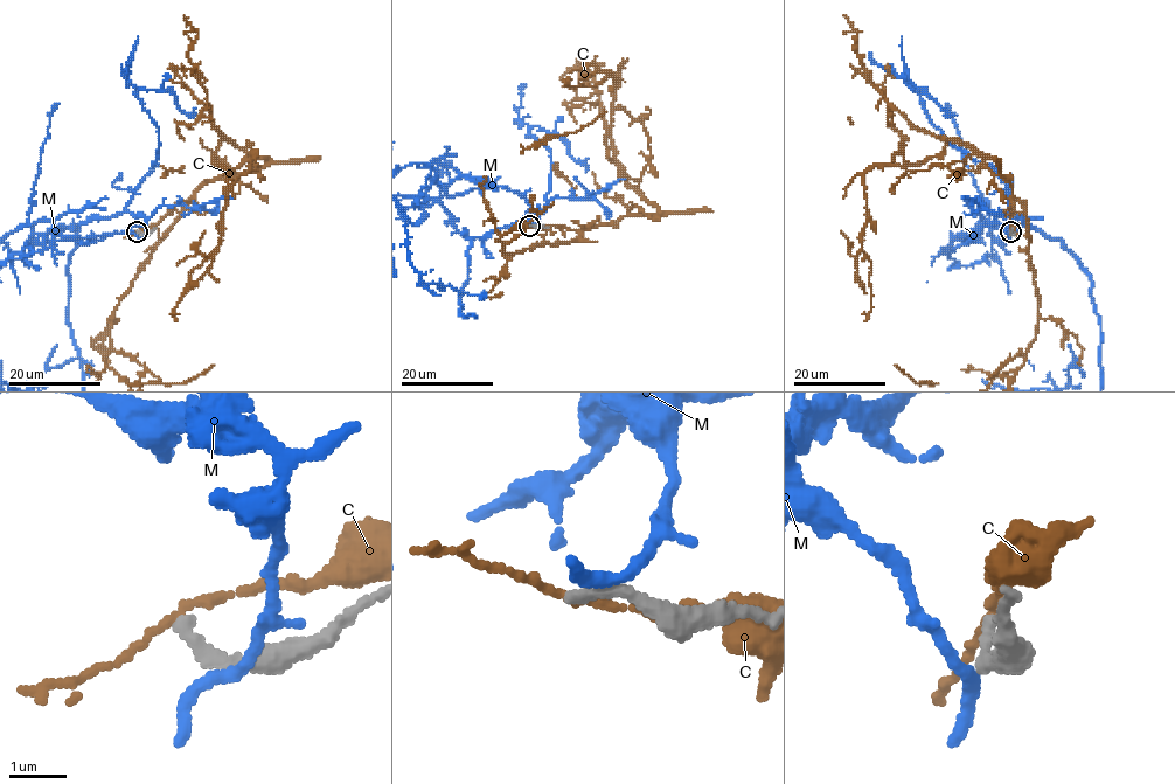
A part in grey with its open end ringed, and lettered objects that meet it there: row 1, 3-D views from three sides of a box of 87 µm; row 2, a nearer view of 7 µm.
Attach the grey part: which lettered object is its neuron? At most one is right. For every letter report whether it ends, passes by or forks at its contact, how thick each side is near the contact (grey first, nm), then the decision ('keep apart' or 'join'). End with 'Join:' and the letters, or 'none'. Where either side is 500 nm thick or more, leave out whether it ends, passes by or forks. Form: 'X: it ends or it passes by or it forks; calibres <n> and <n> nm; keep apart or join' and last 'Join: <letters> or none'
C: it passes by; calibres 240 and 130 nm; keep apart
M: it passes by; calibres 320 and 200 nm; keep apart
Join: none

